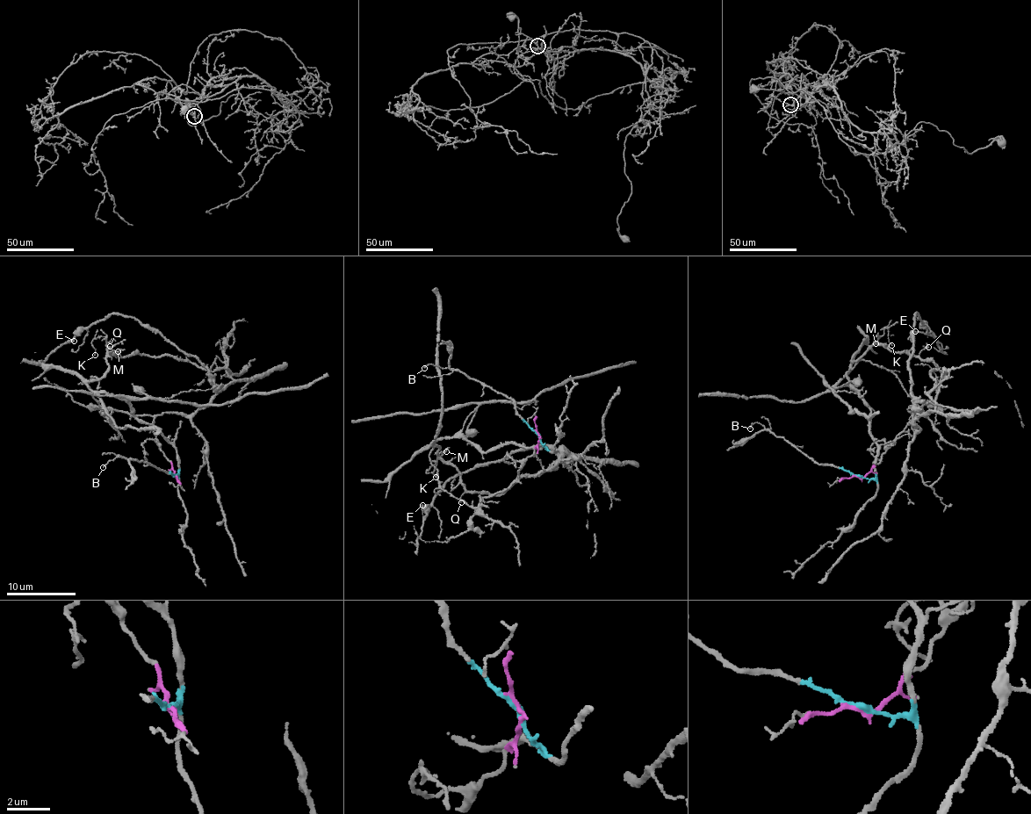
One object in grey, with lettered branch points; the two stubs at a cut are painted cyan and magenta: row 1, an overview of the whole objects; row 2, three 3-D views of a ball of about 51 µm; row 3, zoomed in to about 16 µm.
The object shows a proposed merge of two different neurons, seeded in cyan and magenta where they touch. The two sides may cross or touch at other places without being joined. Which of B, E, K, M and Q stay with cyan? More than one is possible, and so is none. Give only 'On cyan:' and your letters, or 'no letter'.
On cyan: B, K, M, Q

